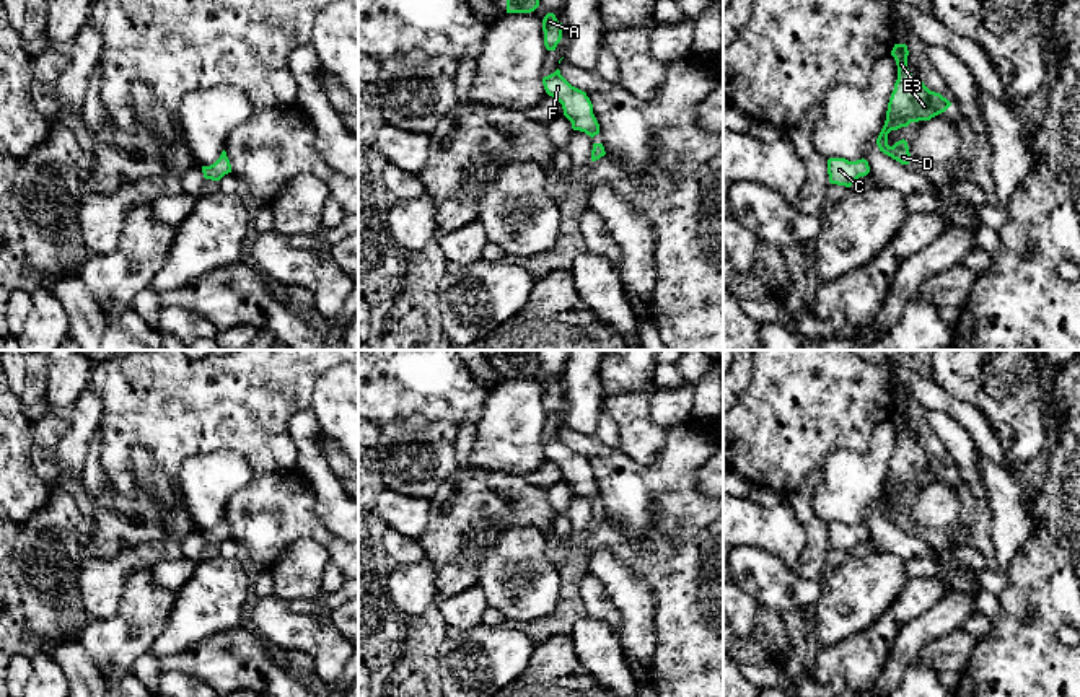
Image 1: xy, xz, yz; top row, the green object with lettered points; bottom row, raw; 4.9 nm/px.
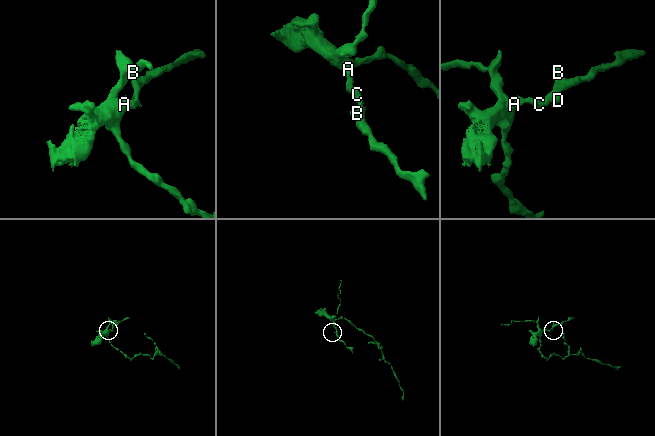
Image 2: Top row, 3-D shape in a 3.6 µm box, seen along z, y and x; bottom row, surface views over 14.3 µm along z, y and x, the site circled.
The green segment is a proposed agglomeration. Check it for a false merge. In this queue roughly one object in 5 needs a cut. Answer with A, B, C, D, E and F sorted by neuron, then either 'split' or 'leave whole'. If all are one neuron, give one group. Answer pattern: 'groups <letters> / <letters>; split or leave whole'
groups A B C D E F; leave whole

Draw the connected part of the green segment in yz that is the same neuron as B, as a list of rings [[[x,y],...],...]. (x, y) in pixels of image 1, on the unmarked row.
[[[894,409],[891,420],[898,430],[898,445],[891,458],[886,485],[876,503],[880,516],[899,526],[909,529],[909,511],[902,503],[893,511],[888,510],[888,498],[901,492],[907,492],[911,487],[930,485],[932,482],[945,477],[951,467],[940,458],[930,456],[924,446],[912,441],[907,433],[907,410]]]

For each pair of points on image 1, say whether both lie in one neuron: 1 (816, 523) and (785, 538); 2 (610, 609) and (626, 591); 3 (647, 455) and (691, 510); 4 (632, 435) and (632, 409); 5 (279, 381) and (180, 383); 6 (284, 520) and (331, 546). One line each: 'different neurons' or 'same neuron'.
1: different neurons
2: different neurons
3: different neurons
4: same neuron
5: same neuron
6: same neuron

